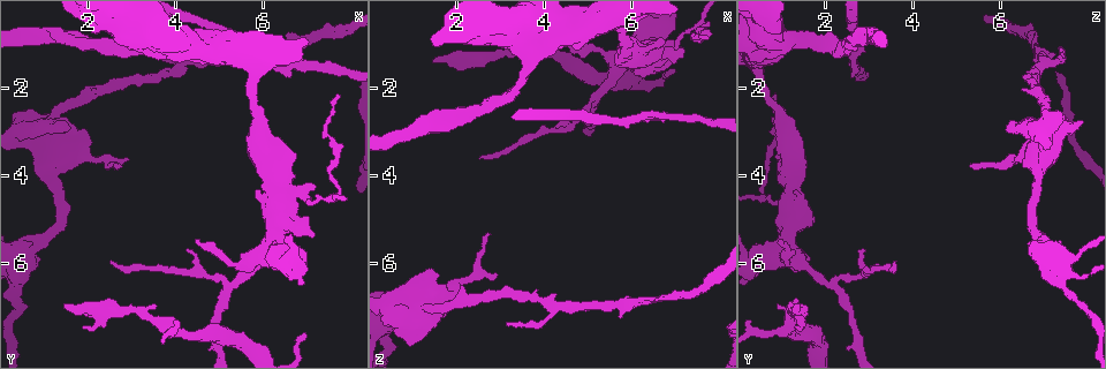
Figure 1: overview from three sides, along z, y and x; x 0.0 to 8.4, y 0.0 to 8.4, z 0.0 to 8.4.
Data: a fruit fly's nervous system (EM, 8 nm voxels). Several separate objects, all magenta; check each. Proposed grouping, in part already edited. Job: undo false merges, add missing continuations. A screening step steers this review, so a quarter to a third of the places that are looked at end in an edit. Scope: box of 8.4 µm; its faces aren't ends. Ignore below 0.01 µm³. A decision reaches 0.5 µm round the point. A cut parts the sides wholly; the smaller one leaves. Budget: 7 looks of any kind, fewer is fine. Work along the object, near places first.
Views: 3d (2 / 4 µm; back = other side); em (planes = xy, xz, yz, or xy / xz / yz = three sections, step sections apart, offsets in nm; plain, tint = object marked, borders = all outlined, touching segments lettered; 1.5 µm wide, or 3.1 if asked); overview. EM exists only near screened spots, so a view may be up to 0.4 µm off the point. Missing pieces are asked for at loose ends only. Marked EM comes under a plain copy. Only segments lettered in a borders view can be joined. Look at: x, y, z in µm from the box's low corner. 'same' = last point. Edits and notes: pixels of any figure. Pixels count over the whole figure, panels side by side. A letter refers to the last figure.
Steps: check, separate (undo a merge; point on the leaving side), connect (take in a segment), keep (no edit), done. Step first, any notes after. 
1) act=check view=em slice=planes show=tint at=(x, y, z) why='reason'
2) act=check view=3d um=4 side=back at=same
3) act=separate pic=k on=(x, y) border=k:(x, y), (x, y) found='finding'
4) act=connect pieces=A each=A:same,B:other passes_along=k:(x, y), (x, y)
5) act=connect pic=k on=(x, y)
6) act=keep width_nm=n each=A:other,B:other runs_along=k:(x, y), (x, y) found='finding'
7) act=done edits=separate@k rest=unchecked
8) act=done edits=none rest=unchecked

act=check view=3d um=4 at=(6.75, 4.40, 1.20) why='thin neck'

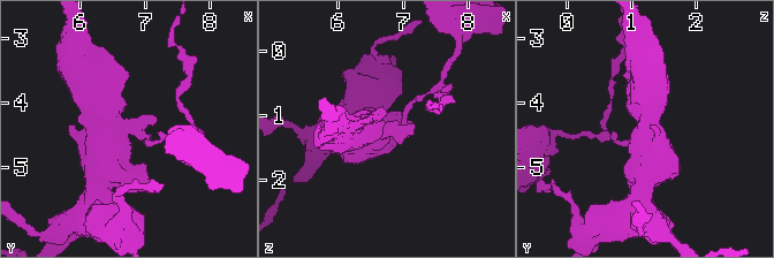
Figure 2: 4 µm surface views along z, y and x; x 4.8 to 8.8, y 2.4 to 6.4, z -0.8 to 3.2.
act=check view=em slice=yz step=8 show=tint at=(6.75, 4.45, 1.20) why='shape alone is not enough'

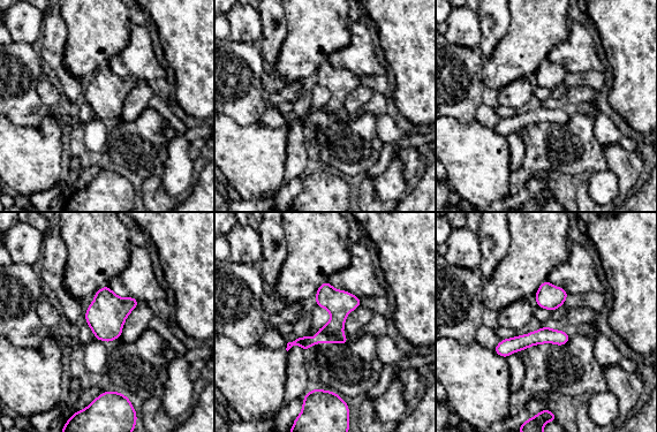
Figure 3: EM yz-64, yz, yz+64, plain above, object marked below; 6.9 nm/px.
act=check view=em slice=planes show=borders at=same why='another direction'

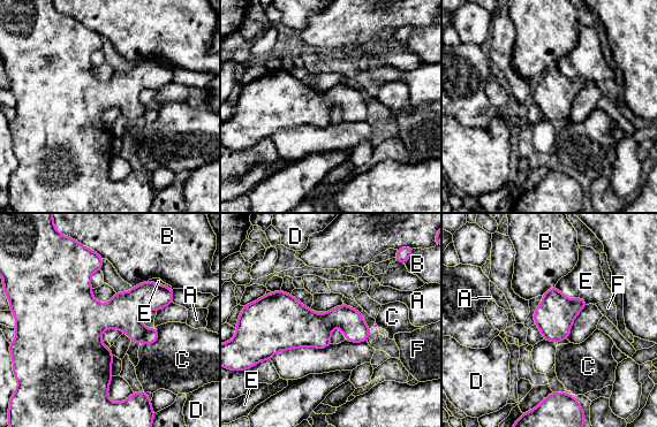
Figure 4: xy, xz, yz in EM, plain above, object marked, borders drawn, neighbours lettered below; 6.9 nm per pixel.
act=separate pic=4 on=(151, 336) each=A:other,B:other,C:other,D:other,E:other,F:other found='a second neuron is stuck on'

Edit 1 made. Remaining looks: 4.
act=check view=em slice=xy step=4 show=borders at=(4.15, 1.45, 6.90) why='branch point'

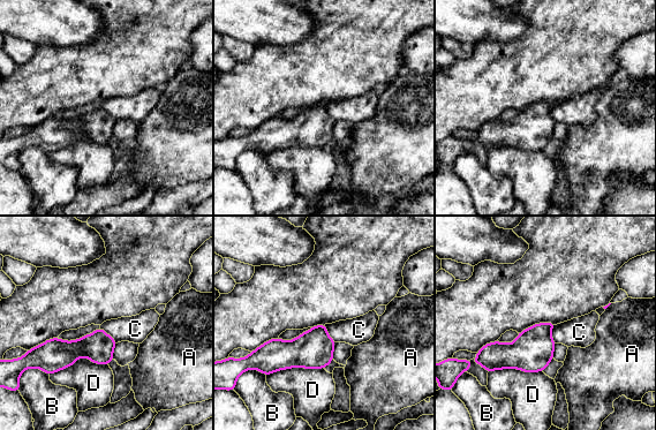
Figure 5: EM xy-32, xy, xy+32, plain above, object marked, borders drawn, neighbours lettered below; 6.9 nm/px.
act=check view=em slice=planes show=borders at=same

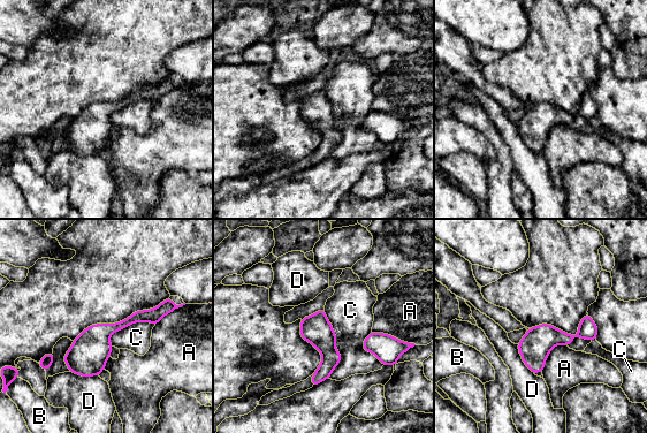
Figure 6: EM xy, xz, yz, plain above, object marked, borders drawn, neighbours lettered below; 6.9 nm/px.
act=keep each=A:other,B:other,C:other,D:other runs_along=6:(167, 305), (106, 329), (70, 365) found='continuous, no second neuron'

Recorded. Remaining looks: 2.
act=check view=em slice=planes show=borders at=(0.95, 2.95, 6.35) why='thick end'

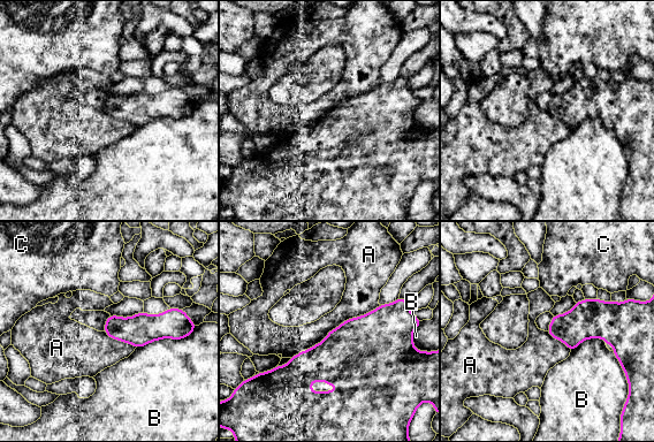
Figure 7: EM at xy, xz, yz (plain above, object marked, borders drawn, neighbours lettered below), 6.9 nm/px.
act=keep longest_contact=A:750nm each=A:other,B:other,C:other border=7:(381, 305), (344, 320), (290, 357) found='no lettered segment goes on from it'

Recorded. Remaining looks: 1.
act=done edits=separate@4 rest=unchecked

